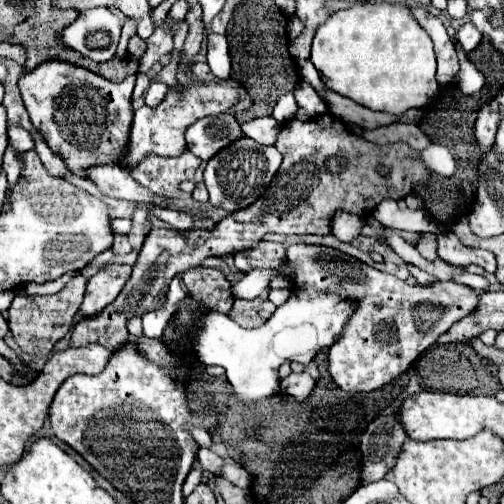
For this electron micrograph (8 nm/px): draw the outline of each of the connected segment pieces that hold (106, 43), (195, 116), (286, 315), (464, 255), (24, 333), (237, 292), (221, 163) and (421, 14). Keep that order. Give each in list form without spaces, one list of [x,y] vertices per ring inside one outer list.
[[[92,8],[60,32],[60,42],[72,42],[72,50],[94,62],[108,62],[120,40],[120,24],[110,8]]]
[[[194,80],[192,86],[184,88],[168,88],[166,98],[156,106],[156,108],[140,108],[134,112],[134,122],[132,122],[132,132],[130,132],[130,148],[128,154],[122,158],[122,166],[134,168],[136,162],[140,162],[148,154],[158,154],[158,156],[180,156],[186,150],[186,128],[194,124],[196,120],[210,116],[210,114],[222,114],[228,112],[234,104],[240,100],[238,86],[230,84],[232,80],[222,82],[200,82]]]
[[[292,288],[290,298],[258,328],[240,328],[234,320],[220,312],[208,312],[190,332],[192,348],[200,362],[218,364],[226,370],[234,392],[248,404],[268,398],[280,390],[278,368],[285,362],[303,365],[312,362],[316,354],[330,348],[342,334],[350,316],[356,312],[356,300],[338,292],[320,292],[314,288]]]
[[[438,234],[436,236],[436,246],[438,246],[438,256],[452,264],[452,266],[468,266],[468,264],[478,264],[486,272],[496,272],[496,258],[490,250],[482,248],[470,248],[464,246],[456,234]]]
[[[74,274],[70,278],[70,282],[54,296],[24,296],[18,294],[10,308],[8,308],[8,324],[10,324],[10,332],[14,336],[14,340],[18,342],[18,346],[22,348],[22,352],[32,354],[32,356],[46,356],[52,352],[54,344],[58,340],[62,340],[70,326],[74,324],[74,318],[80,310],[82,298],[84,298],[84,290],[86,290],[86,278],[82,274]]]
[[[282,264],[282,266],[278,266],[278,268],[264,268],[264,270],[260,270],[260,268],[256,268],[256,270],[252,270],[252,272],[248,272],[236,286],[232,286],[232,294],[238,298],[244,298],[244,300],[252,300],[252,298],[256,298],[256,296],[260,296],[260,292],[270,284],[270,280],[272,278],[276,278],[276,276],[284,276],[288,272],[288,268]]]
[[[248,136],[236,140],[236,144],[226,146],[212,160],[208,160],[204,168],[204,184],[210,192],[210,204],[216,208],[224,208],[228,212],[236,212],[254,204],[268,188],[280,164],[282,154],[274,146],[260,146]]]
[[[412,6],[410,12],[434,42],[434,50],[436,50],[436,58],[438,58],[438,76],[436,76],[438,82],[444,84],[448,80],[454,80],[454,76],[458,74],[460,62],[458,62],[456,46],[450,40],[444,24],[422,6]]]

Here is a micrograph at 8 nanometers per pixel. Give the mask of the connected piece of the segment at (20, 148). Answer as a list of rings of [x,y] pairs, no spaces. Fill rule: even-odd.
[[[10,126],[8,136],[10,136],[10,144],[14,146],[14,150],[16,150],[16,156],[18,156],[18,158],[20,158],[24,152],[28,152],[28,150],[34,150],[34,148],[36,148],[36,142],[34,142],[34,138],[30,136],[30,132],[26,132],[26,130],[22,130],[22,128]]]

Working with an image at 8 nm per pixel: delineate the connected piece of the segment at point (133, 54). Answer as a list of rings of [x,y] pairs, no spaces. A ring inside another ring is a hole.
[[[132,36],[128,42],[128,58],[132,60],[140,60],[146,52],[146,42],[140,36]]]

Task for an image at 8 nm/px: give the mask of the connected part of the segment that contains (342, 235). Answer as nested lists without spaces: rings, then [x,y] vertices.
[[[336,210],[332,216],[330,230],[340,242],[352,242],[360,234],[362,226],[364,226],[364,220],[360,216],[348,214],[344,210]]]

